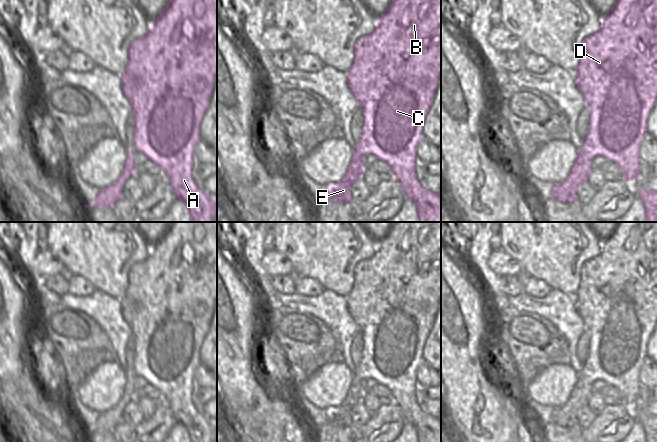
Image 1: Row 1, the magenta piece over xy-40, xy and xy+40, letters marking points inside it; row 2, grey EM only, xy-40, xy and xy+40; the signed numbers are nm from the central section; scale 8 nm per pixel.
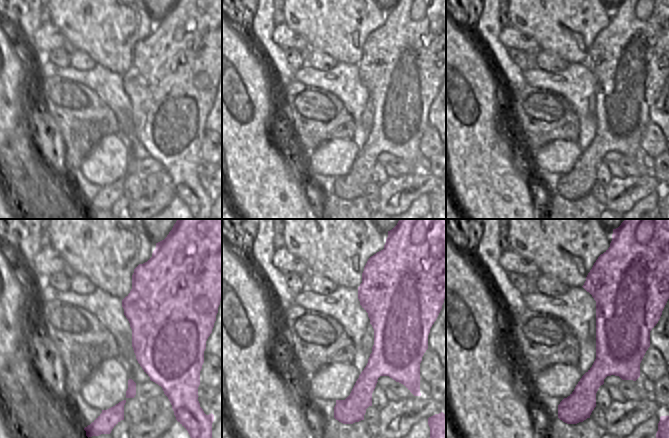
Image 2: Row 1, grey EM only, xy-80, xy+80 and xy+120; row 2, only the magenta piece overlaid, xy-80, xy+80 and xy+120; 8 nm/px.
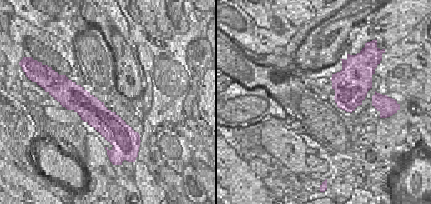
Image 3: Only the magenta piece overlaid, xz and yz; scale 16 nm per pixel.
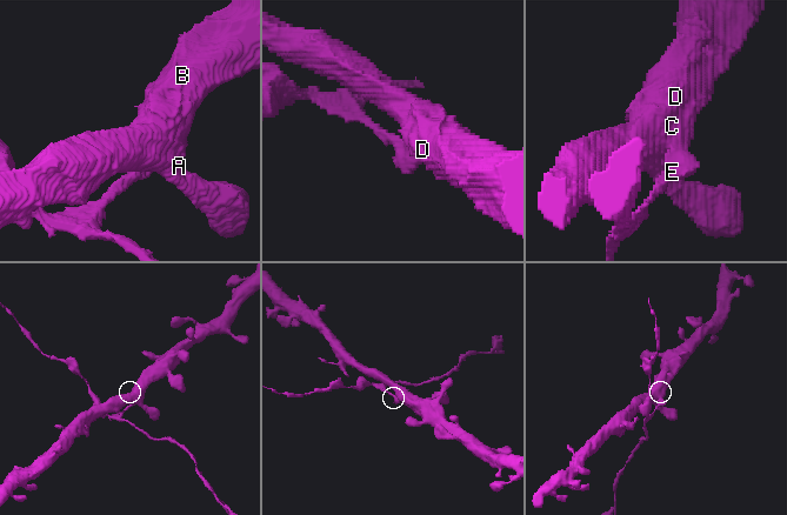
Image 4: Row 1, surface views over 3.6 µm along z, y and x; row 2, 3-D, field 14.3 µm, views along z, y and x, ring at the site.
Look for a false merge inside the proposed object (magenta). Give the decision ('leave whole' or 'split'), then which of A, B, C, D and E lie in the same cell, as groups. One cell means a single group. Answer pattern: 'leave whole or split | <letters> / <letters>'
split | A B C D / E

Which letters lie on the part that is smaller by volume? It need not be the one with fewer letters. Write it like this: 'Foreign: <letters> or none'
Foreign: E.

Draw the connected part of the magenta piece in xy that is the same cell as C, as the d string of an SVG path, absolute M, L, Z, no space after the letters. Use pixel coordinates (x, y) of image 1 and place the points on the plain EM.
M393 222L389 232L383 238L379 239L378 243L379 246L375 250L375 254L370 259L360 261L355 266L353 272L355 282L351 292L347 296L349 314L363 334L363 356L359 366L355 370L355 375L360 379L374 379L391 392L393 399L403 412L405 421L415 428L418 442L441 442L441 421L439 417L432 417L426 413L417 404L415 398L415 390L419 387L417 384L417 370L423 360L423 348L433 328L439 302L441 301L441 222Z

